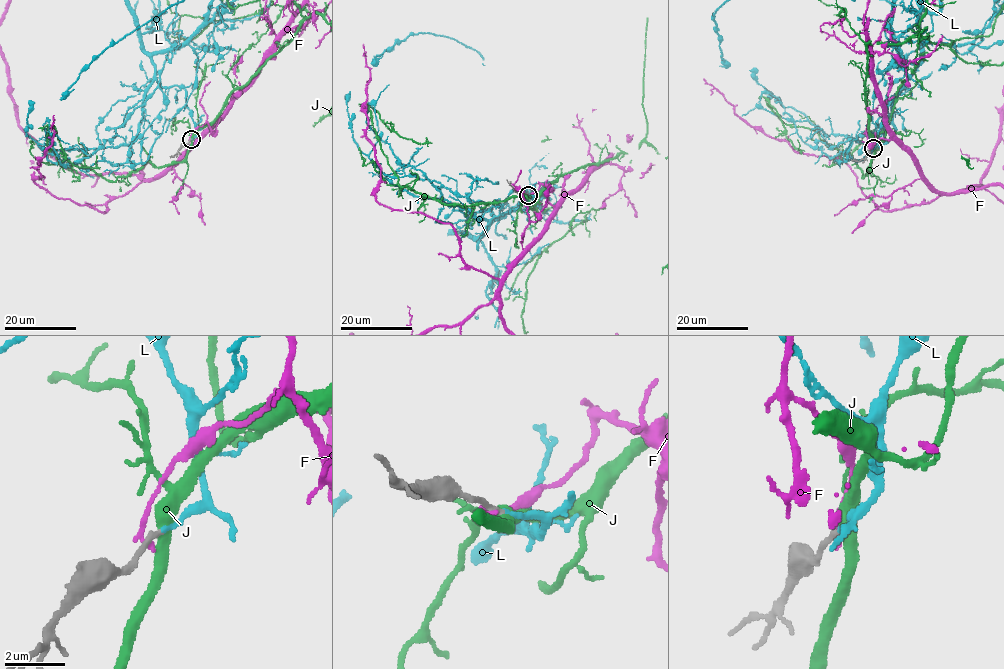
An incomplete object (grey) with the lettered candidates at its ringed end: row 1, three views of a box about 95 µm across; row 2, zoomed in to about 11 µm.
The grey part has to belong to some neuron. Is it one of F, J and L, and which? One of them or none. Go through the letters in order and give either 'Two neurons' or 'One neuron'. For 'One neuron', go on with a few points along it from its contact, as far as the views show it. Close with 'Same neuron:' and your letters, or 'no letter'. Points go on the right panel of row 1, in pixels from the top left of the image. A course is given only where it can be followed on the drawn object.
F: Two neurons
J: Two neurons
L: One neuron
Same neuron: L

